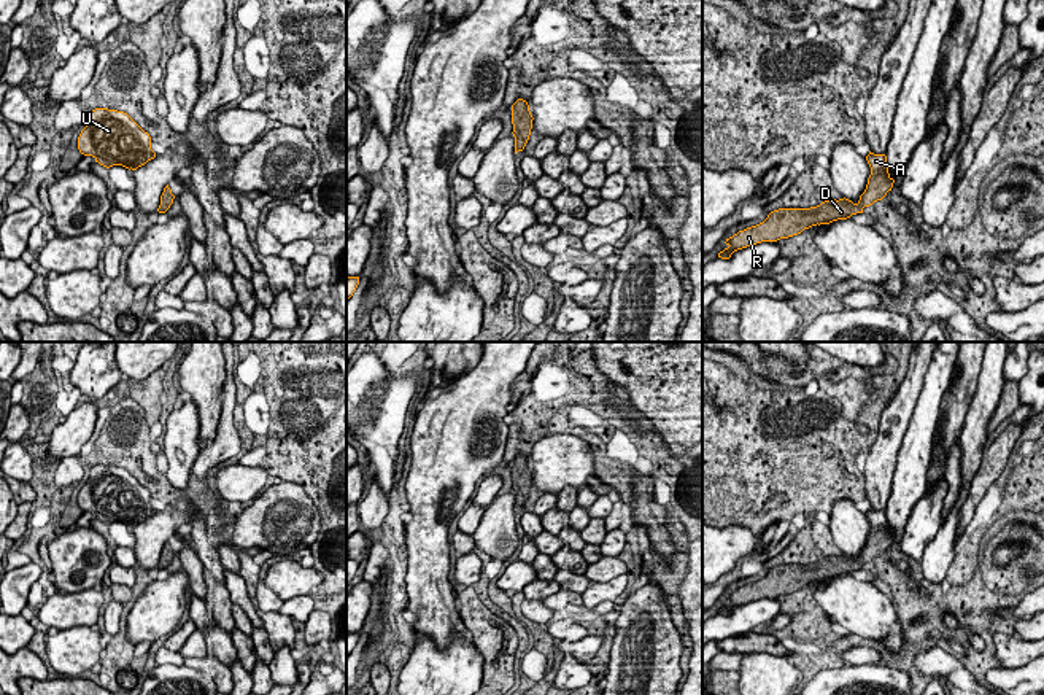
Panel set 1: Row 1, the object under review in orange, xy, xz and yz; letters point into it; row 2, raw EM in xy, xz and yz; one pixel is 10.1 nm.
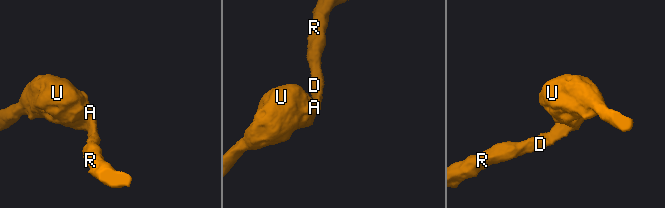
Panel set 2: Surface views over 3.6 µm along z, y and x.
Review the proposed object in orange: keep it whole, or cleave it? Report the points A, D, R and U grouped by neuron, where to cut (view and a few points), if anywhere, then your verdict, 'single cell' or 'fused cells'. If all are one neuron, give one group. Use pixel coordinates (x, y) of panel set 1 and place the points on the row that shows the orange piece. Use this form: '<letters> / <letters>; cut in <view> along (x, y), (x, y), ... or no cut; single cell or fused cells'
A D R U; no cut; single cell

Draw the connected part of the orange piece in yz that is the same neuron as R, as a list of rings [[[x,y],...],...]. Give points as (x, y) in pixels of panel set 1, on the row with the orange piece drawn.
[[[869,151],[866,161],[871,167],[871,175],[860,200],[853,204],[849,199],[825,200],[810,208],[779,208],[768,215],[768,218],[752,227],[739,231],[726,239],[726,248],[718,253],[718,258],[729,259],[737,250],[761,243],[777,242],[801,234],[804,229],[820,224],[829,224],[837,219],[847,219],[852,215],[863,213],[864,207],[882,200],[891,191],[895,180],[888,173],[885,154],[874,154]]]

